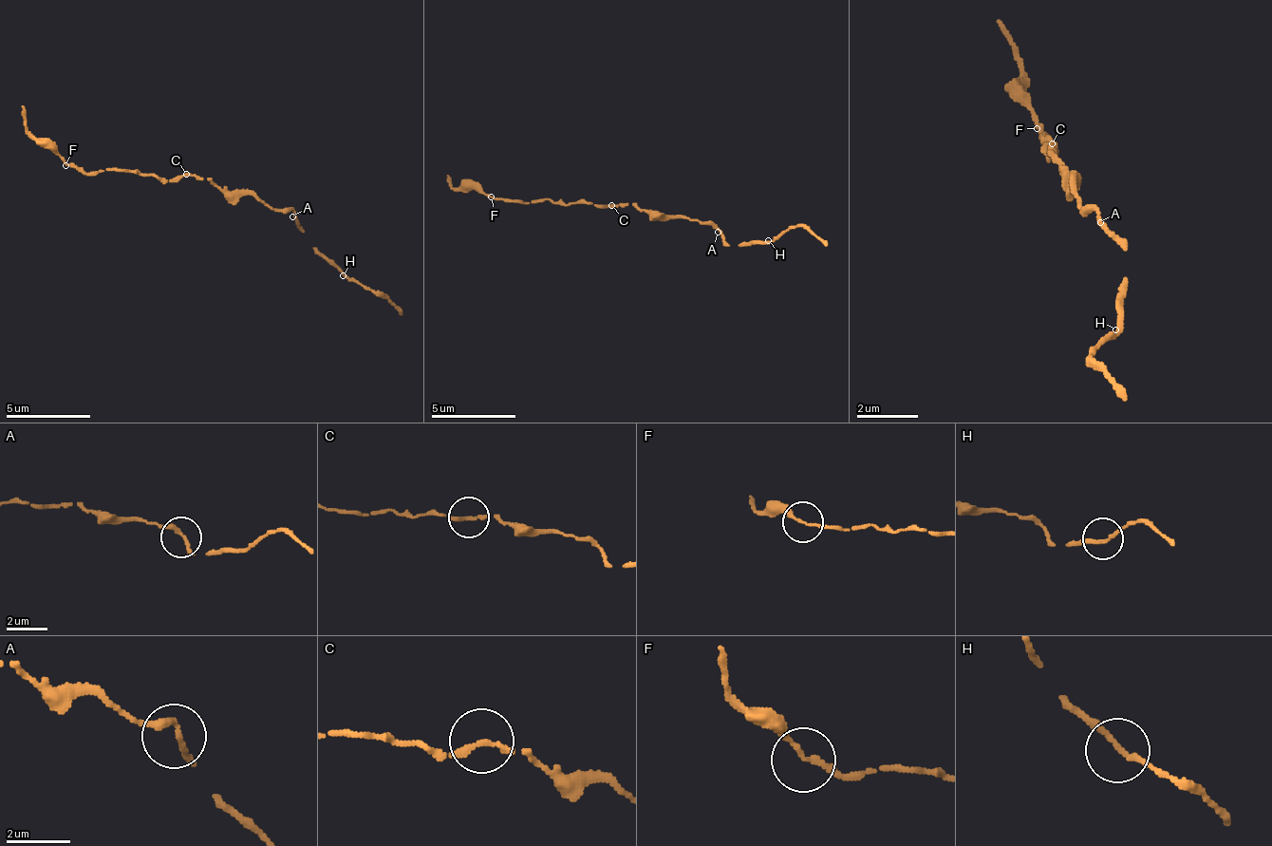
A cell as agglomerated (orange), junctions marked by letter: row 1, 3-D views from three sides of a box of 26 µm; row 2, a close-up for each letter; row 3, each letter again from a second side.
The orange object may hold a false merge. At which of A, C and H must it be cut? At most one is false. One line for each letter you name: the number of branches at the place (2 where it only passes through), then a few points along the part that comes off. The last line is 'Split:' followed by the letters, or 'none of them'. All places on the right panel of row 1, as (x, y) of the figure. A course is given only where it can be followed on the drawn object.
Split: none of them

